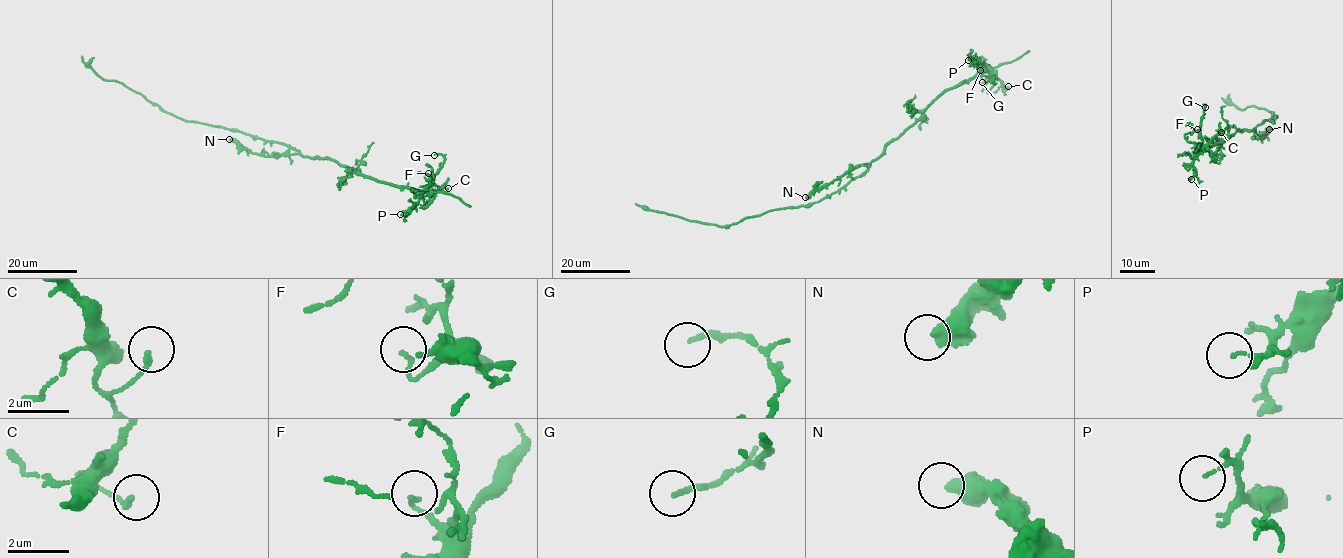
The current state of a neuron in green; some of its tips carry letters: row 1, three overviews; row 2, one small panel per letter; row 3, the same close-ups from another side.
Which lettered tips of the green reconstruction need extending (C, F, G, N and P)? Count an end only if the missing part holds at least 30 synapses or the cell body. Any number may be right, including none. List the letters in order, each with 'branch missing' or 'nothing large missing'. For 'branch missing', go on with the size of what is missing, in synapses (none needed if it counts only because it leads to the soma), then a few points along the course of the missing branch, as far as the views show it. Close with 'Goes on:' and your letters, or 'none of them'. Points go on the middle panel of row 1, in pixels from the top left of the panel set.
C: nothing large missing
F: nothing large missing
G: nothing large missing
N: nothing large missing
P: nothing large missing
Goes on: none of them

